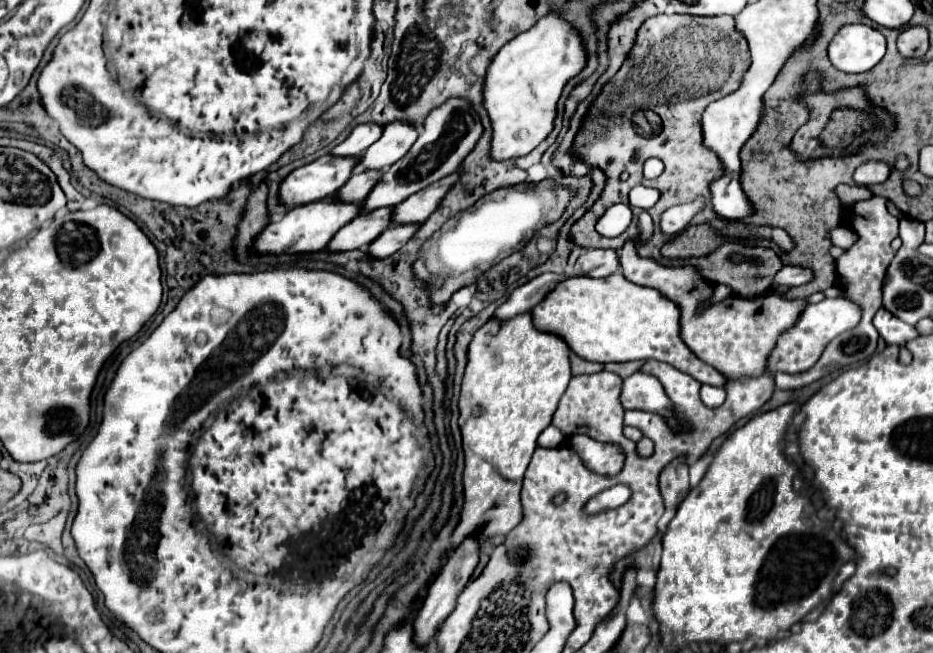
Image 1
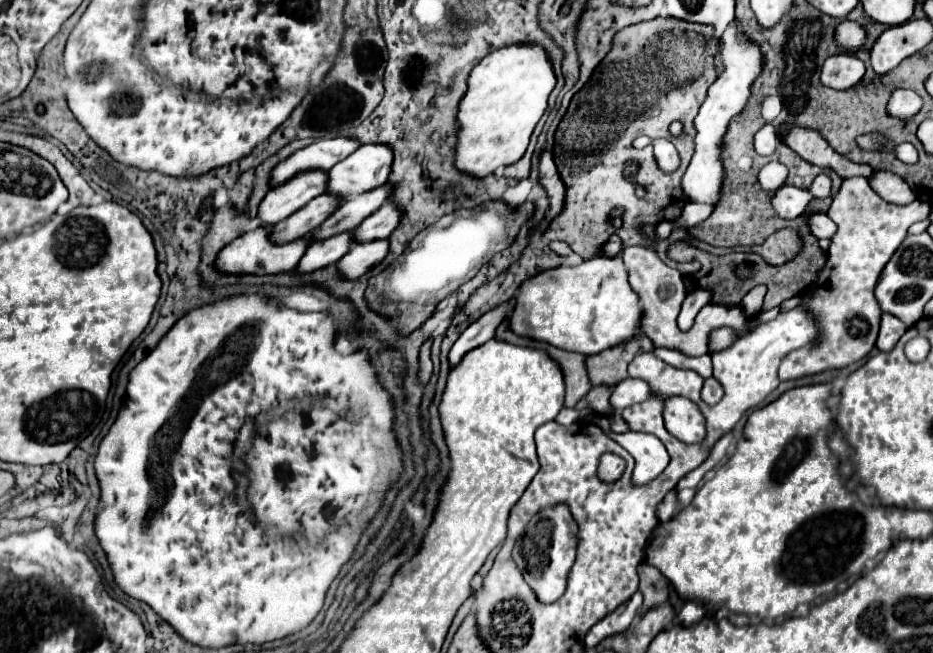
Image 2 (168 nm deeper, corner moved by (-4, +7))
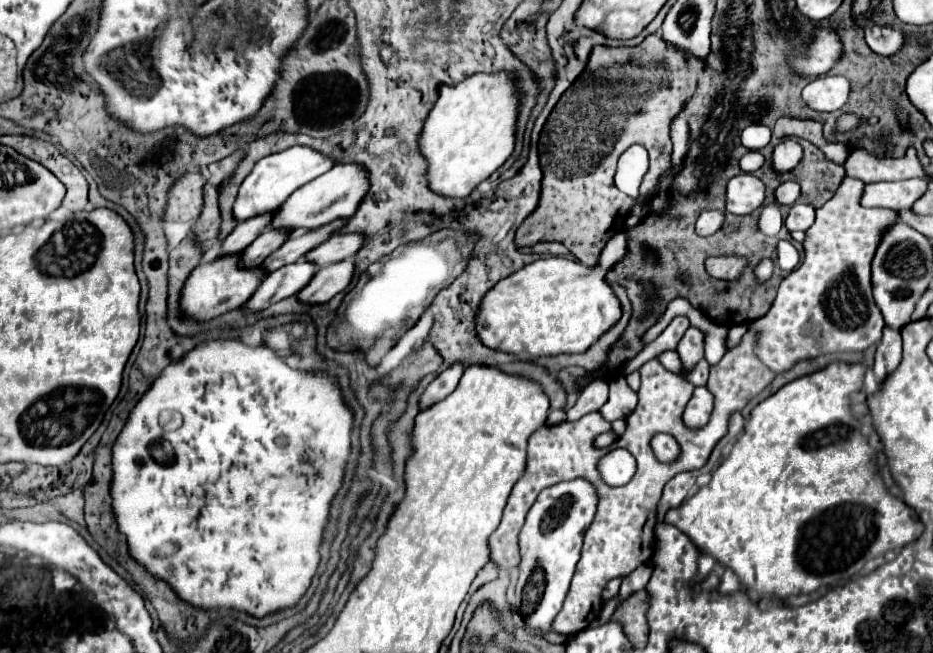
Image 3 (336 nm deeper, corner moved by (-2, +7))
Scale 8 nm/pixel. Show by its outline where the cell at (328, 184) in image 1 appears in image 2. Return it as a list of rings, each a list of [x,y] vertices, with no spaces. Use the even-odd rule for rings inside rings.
[[[305,171],[305,175],[293,175],[289,183],[281,183],[281,187],[273,187],[259,205],[259,217],[263,225],[271,227],[281,219],[287,219],[311,199],[319,197],[327,191],[329,185],[327,171]]]

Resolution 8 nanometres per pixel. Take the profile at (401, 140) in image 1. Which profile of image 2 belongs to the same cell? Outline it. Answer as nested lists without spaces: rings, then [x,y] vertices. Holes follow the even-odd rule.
[[[385,143],[361,145],[347,159],[329,171],[329,191],[347,199],[349,195],[371,191],[389,179],[393,149]]]

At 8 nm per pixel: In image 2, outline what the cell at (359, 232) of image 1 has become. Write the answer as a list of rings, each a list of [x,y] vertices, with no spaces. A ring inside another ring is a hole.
[[[343,231],[341,235],[331,235],[323,241],[313,241],[309,249],[305,251],[305,257],[299,261],[297,271],[307,273],[321,267],[327,267],[331,263],[337,263],[353,245],[353,231]]]

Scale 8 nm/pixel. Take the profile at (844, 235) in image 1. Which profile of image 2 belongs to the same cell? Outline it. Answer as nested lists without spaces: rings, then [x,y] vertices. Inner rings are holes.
[[[813,213],[813,215],[809,215],[807,223],[809,223],[809,231],[817,239],[831,239],[837,233],[837,225],[825,213]]]

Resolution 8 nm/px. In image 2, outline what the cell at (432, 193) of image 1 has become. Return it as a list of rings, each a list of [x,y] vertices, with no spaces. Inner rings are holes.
[[[385,203],[355,229],[355,241],[387,239],[397,229],[397,223],[401,223],[401,209]]]

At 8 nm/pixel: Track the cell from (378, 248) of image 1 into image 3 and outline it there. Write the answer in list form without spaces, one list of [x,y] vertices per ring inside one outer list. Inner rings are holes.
[[[339,261],[319,269],[313,279],[297,293],[297,299],[305,305],[329,303],[339,291],[343,291],[353,277],[353,263]]]

